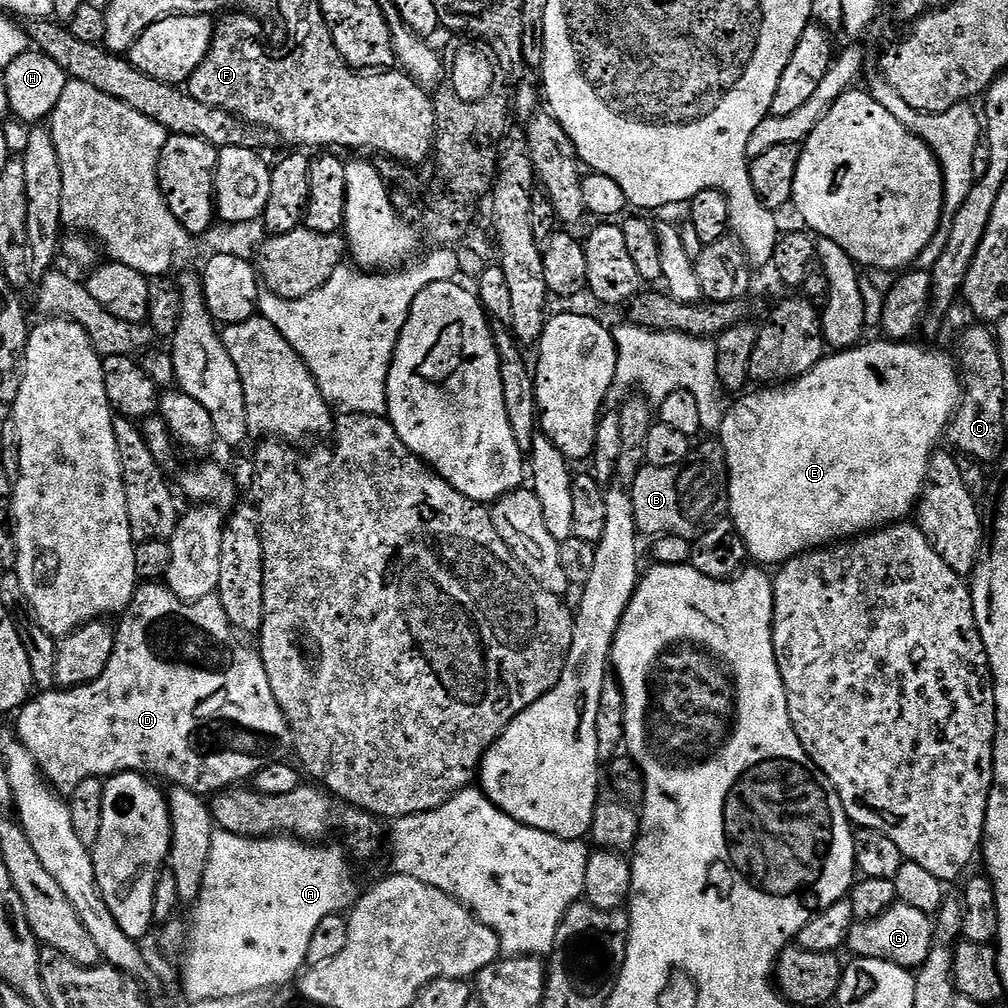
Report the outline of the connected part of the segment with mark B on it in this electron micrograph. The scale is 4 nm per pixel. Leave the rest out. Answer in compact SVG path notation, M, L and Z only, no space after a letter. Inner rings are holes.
M715 439L697 443L680 467L646 466L630 485L634 504L634 522L640 534L648 538L677 536L695 542L706 530L729 515L728 463L724 448Z

